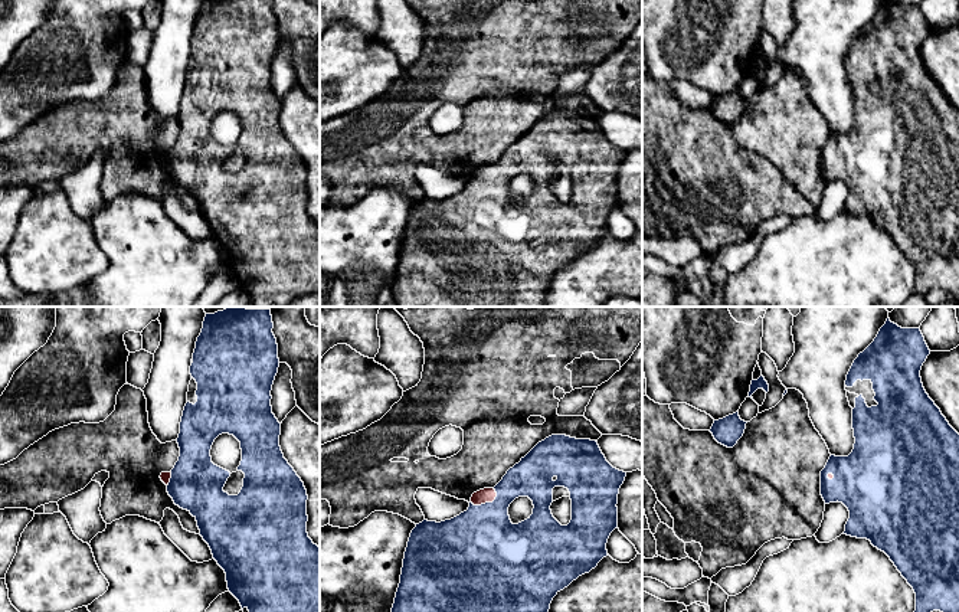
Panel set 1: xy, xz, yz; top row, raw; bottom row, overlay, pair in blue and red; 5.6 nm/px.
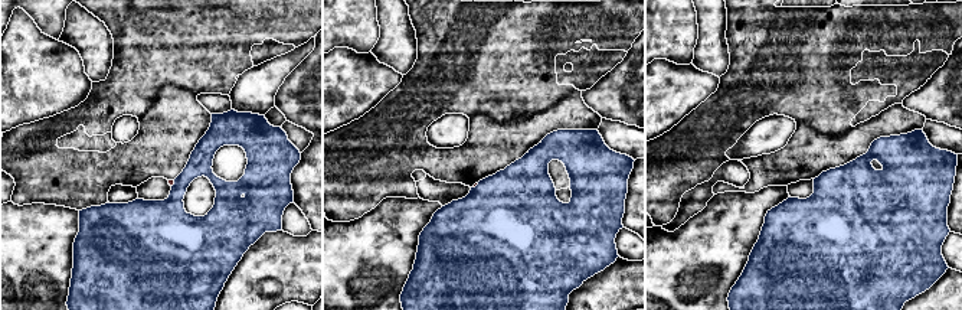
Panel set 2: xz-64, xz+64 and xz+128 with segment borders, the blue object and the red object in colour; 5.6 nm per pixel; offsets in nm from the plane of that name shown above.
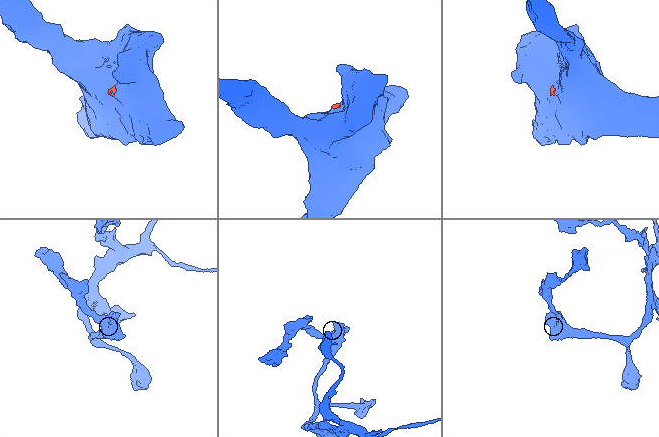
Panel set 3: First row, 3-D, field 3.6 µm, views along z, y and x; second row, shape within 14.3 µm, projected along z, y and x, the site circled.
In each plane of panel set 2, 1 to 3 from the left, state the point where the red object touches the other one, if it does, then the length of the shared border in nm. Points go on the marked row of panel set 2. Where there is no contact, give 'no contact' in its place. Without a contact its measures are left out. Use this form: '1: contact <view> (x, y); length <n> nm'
1: contact xz-64 (174, 183); length 40 nm
2: contact xz+64 (477, 185); length 50 nm
3: no contact

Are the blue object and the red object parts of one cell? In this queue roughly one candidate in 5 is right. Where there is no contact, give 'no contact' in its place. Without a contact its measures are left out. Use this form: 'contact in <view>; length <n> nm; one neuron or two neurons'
contact in xz; length 170 nm; one neuron

